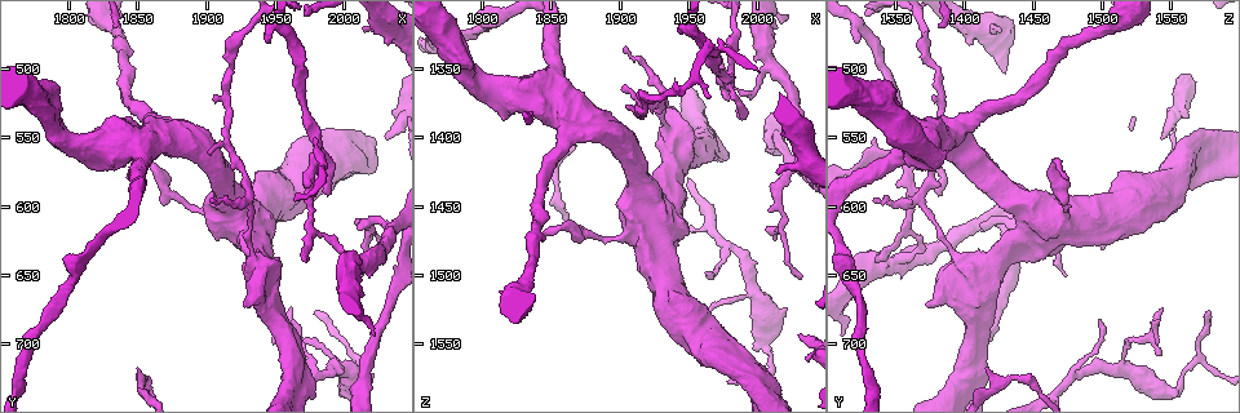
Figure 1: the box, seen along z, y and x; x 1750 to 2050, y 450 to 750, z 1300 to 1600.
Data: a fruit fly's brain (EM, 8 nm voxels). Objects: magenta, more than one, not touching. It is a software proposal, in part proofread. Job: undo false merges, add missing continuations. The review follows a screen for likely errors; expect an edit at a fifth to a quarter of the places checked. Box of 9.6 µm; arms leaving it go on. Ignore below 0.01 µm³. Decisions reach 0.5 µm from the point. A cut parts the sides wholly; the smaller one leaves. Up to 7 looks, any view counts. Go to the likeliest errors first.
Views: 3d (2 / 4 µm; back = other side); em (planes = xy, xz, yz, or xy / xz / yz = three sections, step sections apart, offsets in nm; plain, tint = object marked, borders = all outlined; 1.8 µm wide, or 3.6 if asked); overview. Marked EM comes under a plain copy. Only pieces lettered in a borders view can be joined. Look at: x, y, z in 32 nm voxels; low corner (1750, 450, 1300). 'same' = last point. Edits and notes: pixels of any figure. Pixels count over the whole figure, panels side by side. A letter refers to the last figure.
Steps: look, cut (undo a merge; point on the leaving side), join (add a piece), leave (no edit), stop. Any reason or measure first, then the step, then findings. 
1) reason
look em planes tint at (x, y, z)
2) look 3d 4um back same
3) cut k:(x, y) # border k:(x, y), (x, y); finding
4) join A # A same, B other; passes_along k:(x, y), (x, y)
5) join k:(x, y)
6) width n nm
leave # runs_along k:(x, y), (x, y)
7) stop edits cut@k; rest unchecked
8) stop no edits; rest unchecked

abrupt turn
look 3d 4um at (1978, 566, 1360)

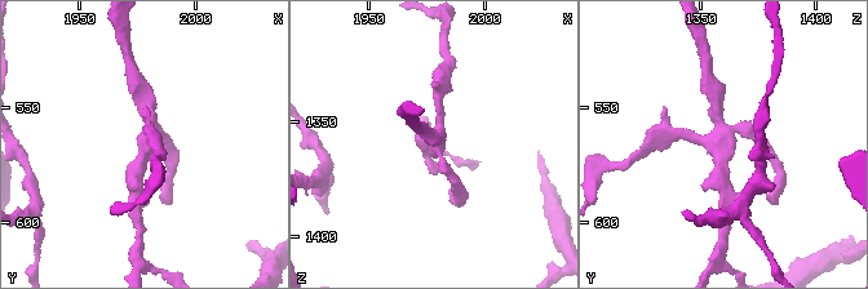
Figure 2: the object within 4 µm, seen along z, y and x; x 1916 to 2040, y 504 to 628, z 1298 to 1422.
arms 4; shape alone is not enough
look em yz step 16 tint at (1979, 567, 1360)

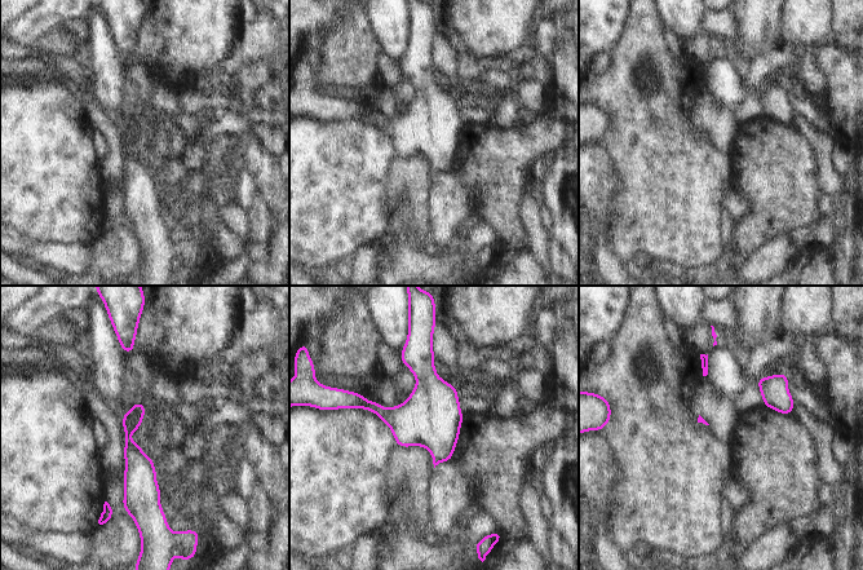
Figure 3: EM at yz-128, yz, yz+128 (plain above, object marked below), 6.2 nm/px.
look em xy step 8 borders same

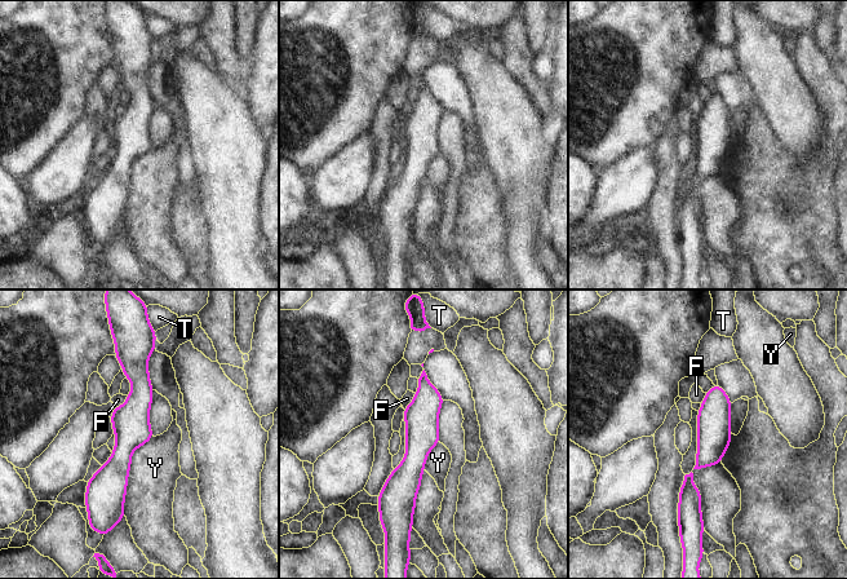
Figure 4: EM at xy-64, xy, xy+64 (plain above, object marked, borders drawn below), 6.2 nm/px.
width 200 nm; longest_contact Y 550 nm
leave # F other, T other, Y other; all the same neuron

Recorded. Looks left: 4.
thin end
look 3d 2um at (1968, 638, 1336)

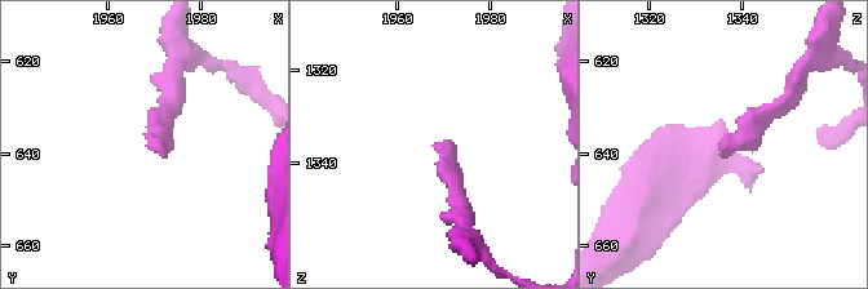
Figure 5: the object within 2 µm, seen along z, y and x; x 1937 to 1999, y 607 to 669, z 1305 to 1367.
look em planes tint at (1968, 638, 1336)

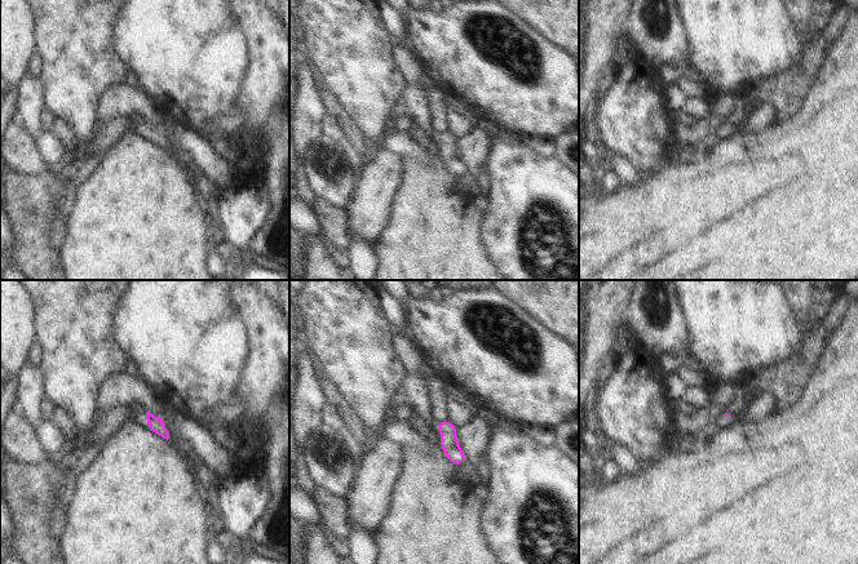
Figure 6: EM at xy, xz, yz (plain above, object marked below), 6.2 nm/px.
see the neighbours
look em planes borders same

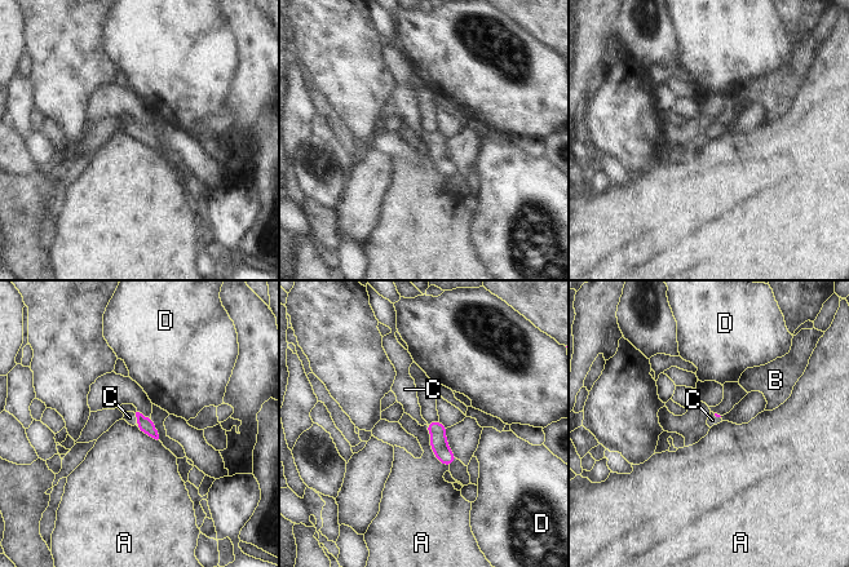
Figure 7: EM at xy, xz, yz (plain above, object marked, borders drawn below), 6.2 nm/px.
join C # A other, B other, C same, D other; passes_along 7:(146, 425), (137, 420), (129, 417); the neuron continues

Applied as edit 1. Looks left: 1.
stop edits join@7; rest unchecked

